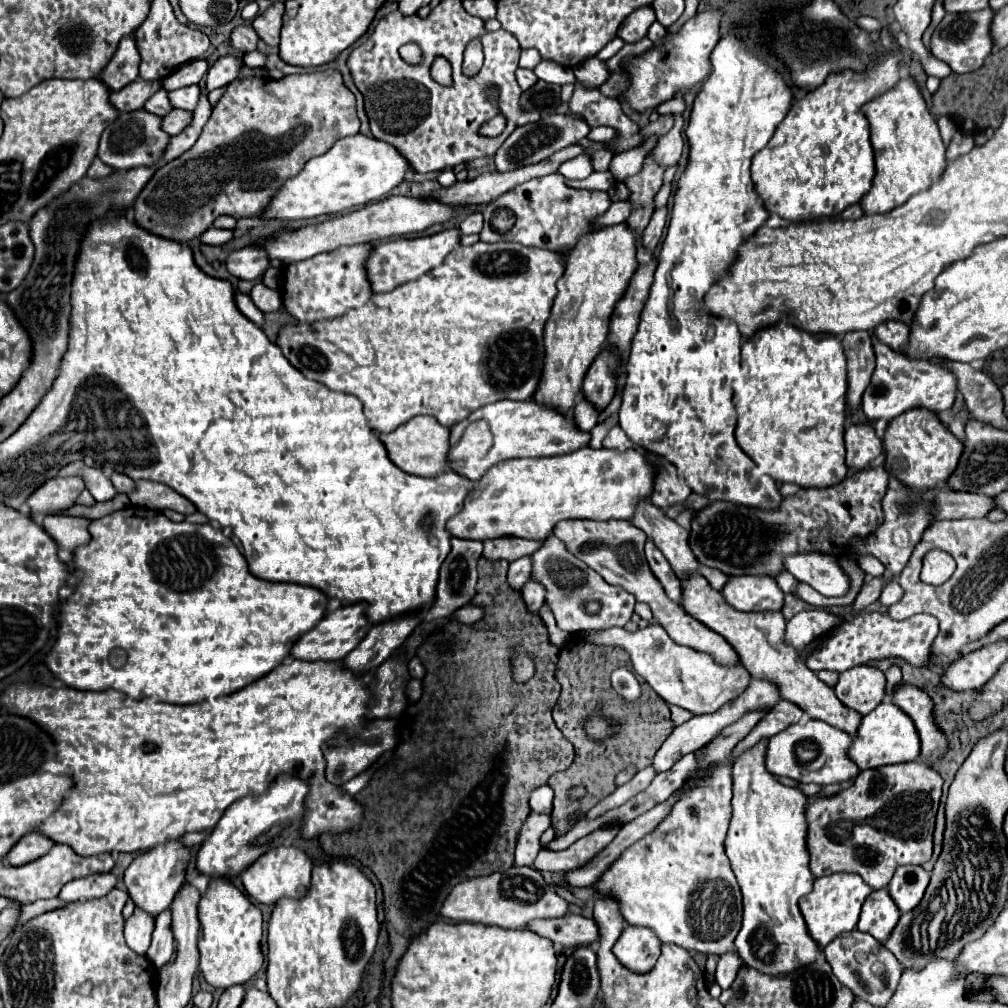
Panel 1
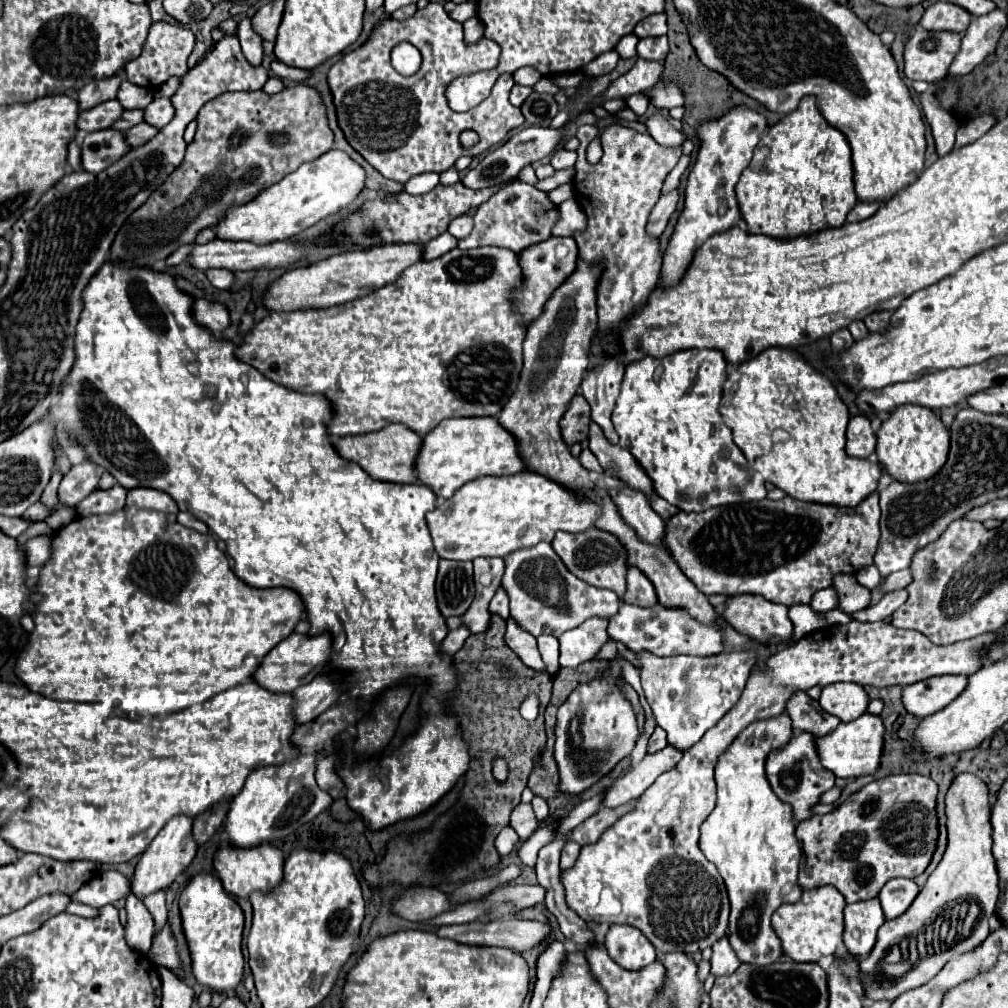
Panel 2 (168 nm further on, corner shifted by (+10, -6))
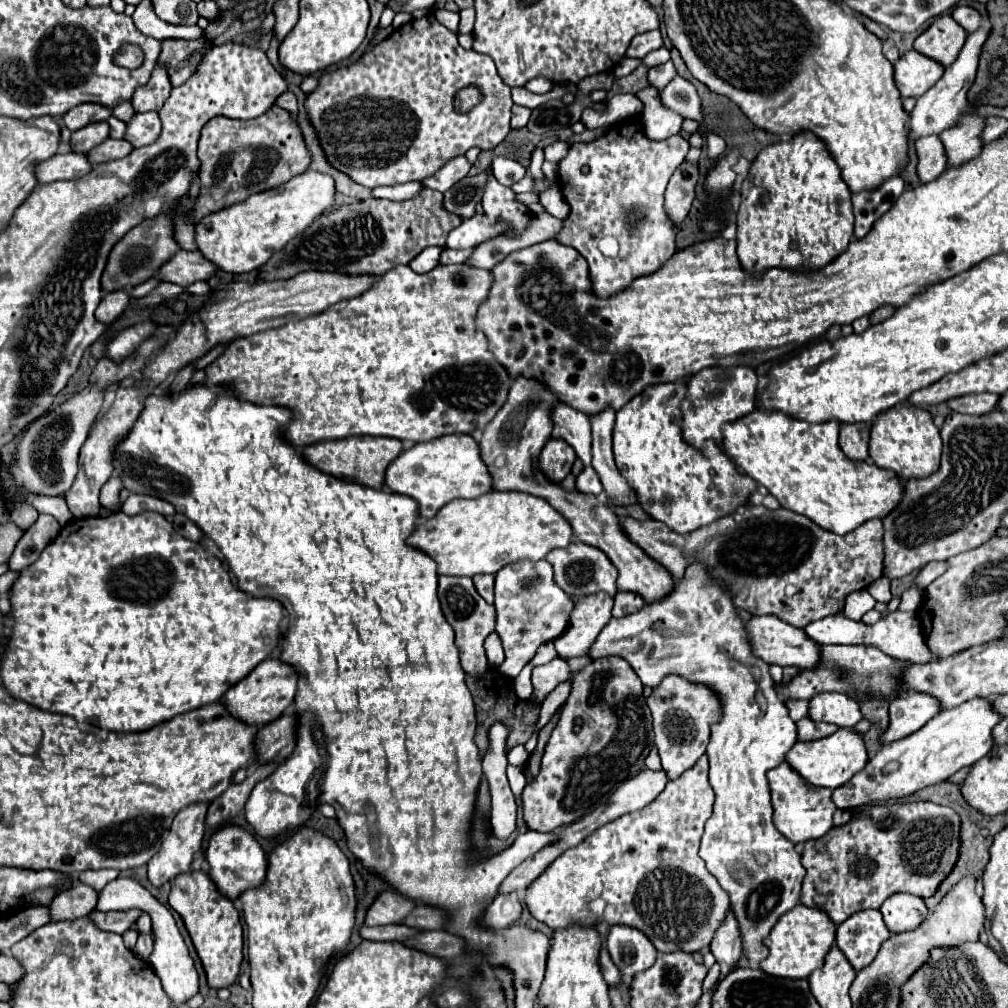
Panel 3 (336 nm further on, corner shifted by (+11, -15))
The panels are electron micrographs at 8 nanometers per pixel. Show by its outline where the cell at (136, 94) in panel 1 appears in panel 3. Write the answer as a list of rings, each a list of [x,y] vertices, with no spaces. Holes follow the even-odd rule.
[[[91,123],[79,131],[71,133],[71,151],[73,153],[87,153],[93,147],[101,145],[109,137],[109,125],[103,123]]]

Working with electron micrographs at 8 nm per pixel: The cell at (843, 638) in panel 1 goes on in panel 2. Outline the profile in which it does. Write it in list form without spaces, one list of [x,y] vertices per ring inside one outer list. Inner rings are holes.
[[[850,620],[846,626],[826,626],[822,630],[810,632],[798,642],[786,646],[784,650],[776,652],[768,662],[766,670],[754,670],[746,682],[746,688],[736,702],[736,706],[724,714],[724,718],[712,726],[690,750],[684,752],[684,758],[668,772],[660,774],[660,778],[642,794],[636,808],[624,814],[610,830],[602,834],[596,844],[584,846],[580,856],[572,868],[562,872],[562,882],[566,888],[566,904],[582,916],[585,922],[608,924],[628,924],[638,930],[654,944],[658,954],[668,952],[684,952],[694,954],[702,952],[704,948],[712,948],[718,938],[726,936],[728,930],[728,914],[730,902],[726,894],[724,880],[720,878],[716,866],[706,860],[698,846],[700,826],[708,818],[708,814],[716,806],[716,782],[714,782],[714,766],[718,762],[718,754],[730,746],[730,742],[740,734],[750,722],[776,718],[776,714],[784,712],[786,698],[794,690],[808,690],[812,686],[828,686],[834,682],[856,682],[856,684],[870,684],[870,686],[908,686],[932,676],[940,674],[974,674],[982,662],[990,646],[998,644],[1002,636],[998,632],[980,634],[968,638],[966,642],[954,642],[948,646],[932,644],[924,634],[916,630],[902,630],[894,628],[886,622],[858,622]]]

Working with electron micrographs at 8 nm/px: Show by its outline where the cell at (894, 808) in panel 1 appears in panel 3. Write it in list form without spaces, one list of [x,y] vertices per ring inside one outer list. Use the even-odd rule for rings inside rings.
[[[929,801],[921,803],[895,803],[895,805],[869,805],[851,823],[831,829],[825,837],[825,849],[817,851],[811,841],[805,843],[801,863],[807,867],[803,879],[801,903],[807,907],[817,907],[829,915],[829,919],[839,925],[847,917],[863,909],[879,909],[883,901],[893,893],[911,893],[919,897],[931,897],[937,893],[943,879],[953,871],[959,859],[961,847],[961,819],[949,809]]]

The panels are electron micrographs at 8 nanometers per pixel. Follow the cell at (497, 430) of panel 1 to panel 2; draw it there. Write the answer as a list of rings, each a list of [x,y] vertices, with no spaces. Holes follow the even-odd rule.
[[[450,418],[424,436],[416,460],[416,474],[422,484],[430,486],[436,496],[450,498],[466,482],[478,476],[516,474],[526,468],[518,454],[516,438],[498,424],[498,418]]]

